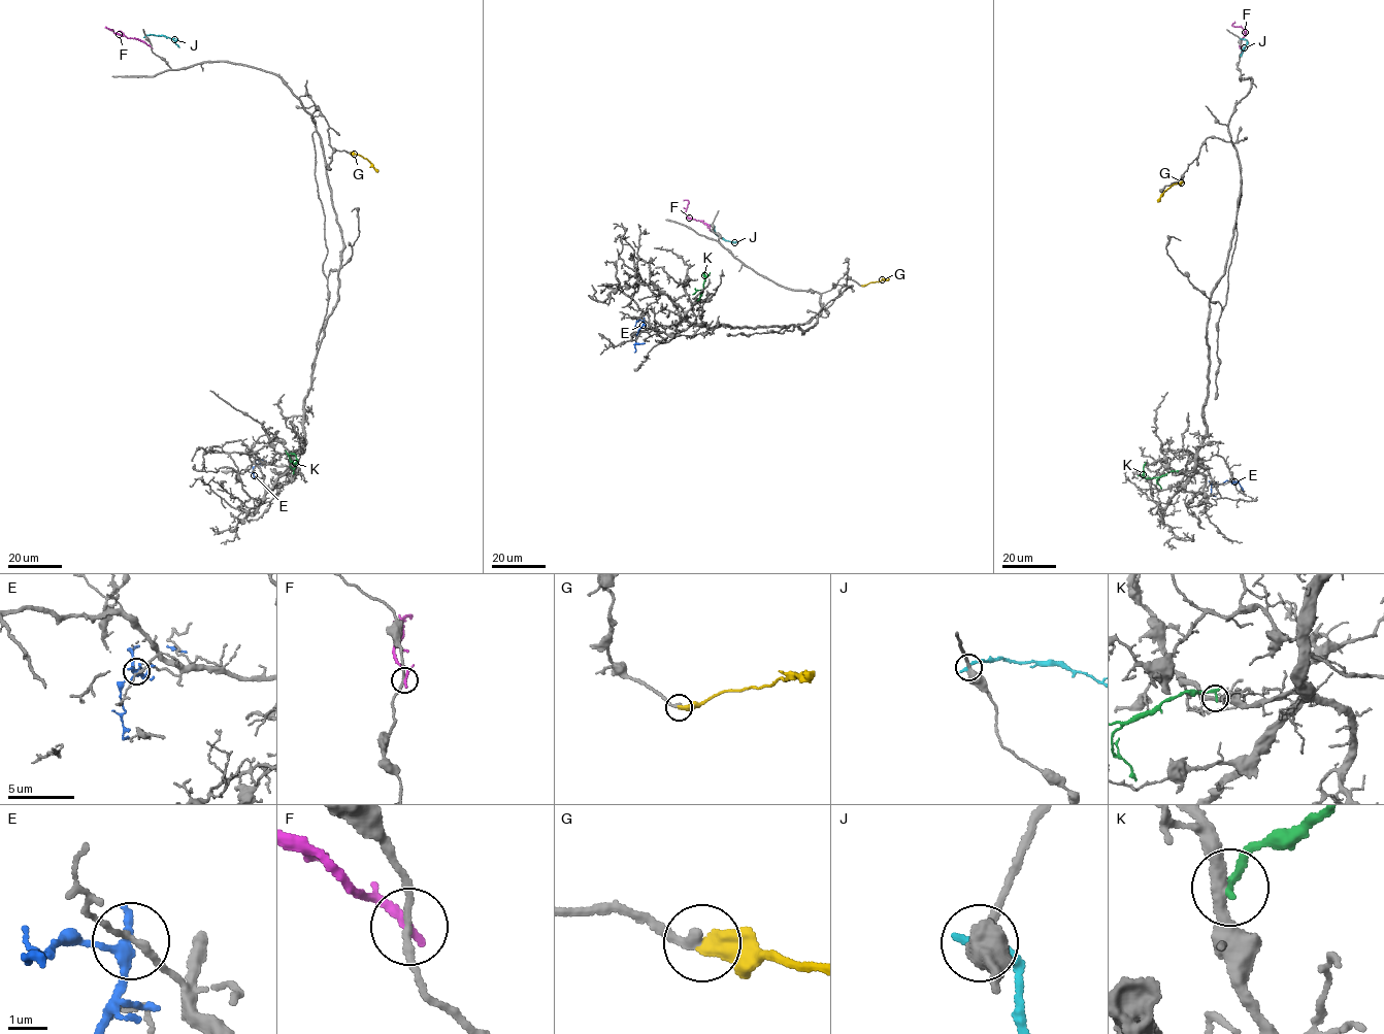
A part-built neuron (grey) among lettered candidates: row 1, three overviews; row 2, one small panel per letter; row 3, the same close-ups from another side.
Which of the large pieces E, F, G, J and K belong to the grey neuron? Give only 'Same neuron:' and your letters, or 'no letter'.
Same neuron: G

